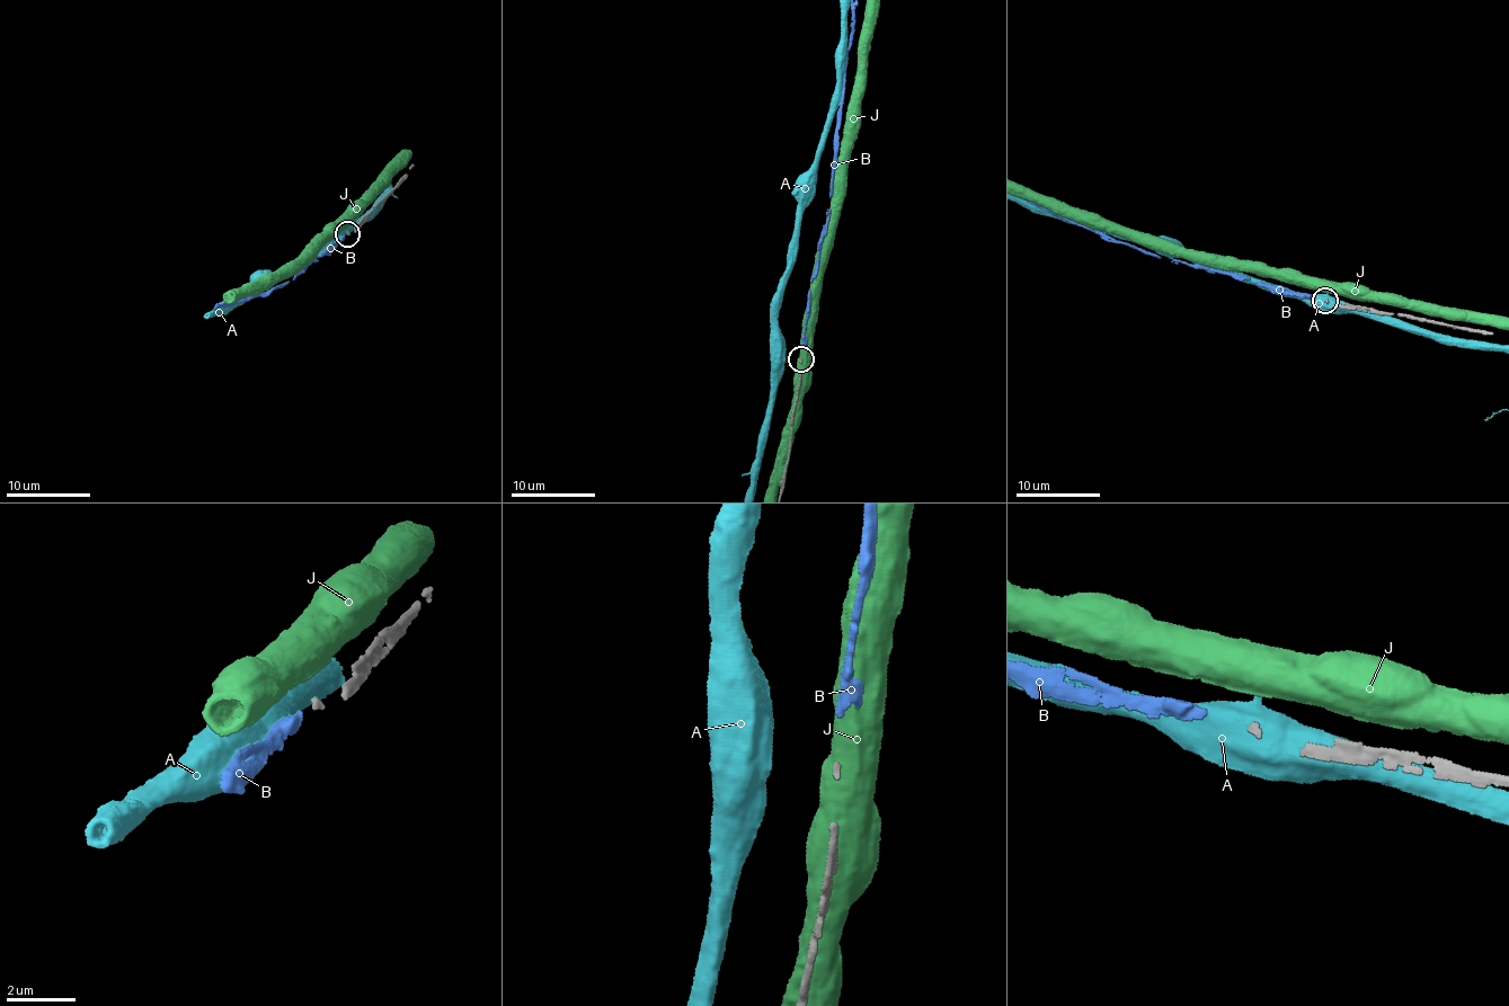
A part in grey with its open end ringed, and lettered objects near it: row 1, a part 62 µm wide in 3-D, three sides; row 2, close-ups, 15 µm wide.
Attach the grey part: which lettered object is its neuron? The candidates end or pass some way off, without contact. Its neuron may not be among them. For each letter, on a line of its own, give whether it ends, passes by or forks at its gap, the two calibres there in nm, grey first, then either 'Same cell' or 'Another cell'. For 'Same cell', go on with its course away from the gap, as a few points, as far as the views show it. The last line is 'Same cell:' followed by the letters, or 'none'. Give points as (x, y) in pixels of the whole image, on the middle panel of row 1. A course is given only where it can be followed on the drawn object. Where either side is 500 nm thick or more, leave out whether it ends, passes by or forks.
A: Thickness 120 nm (grey) against 750 nm. Another cell
B: It ends there. Thickness 120 nm (grey) against 320 nm. Same cell
J: Thickness 120 nm (grey) against 750 nm. Another cell
Same cell: B

